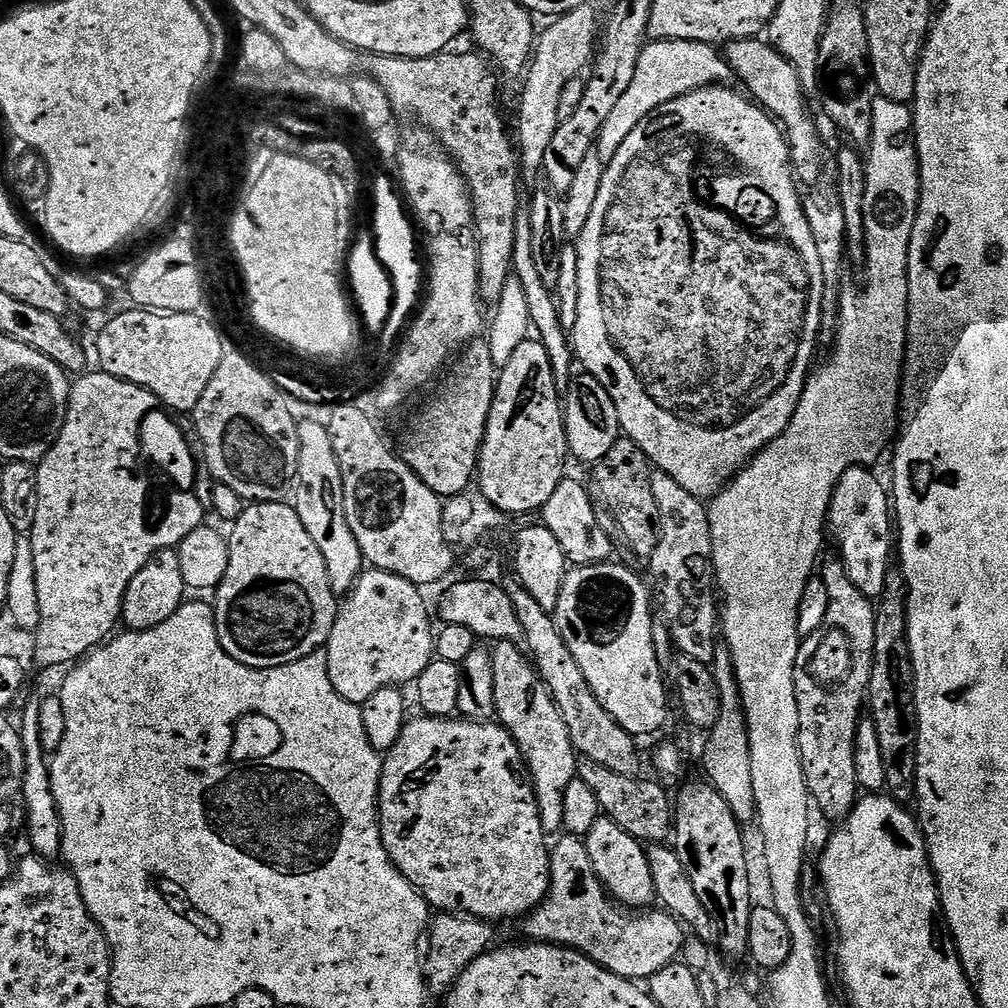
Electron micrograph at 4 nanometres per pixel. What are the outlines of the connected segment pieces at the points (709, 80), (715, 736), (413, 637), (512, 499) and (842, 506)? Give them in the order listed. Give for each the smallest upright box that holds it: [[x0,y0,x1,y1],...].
[[598,40,730,162],[704,643,757,825],[326,570,434,704],[478,338,569,513],[826,466,894,598]]

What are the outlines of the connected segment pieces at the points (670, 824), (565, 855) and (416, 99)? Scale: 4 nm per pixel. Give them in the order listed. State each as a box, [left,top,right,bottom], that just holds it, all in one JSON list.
[[576,758,674,844],[523,834,686,982],[363,50,522,302]]

